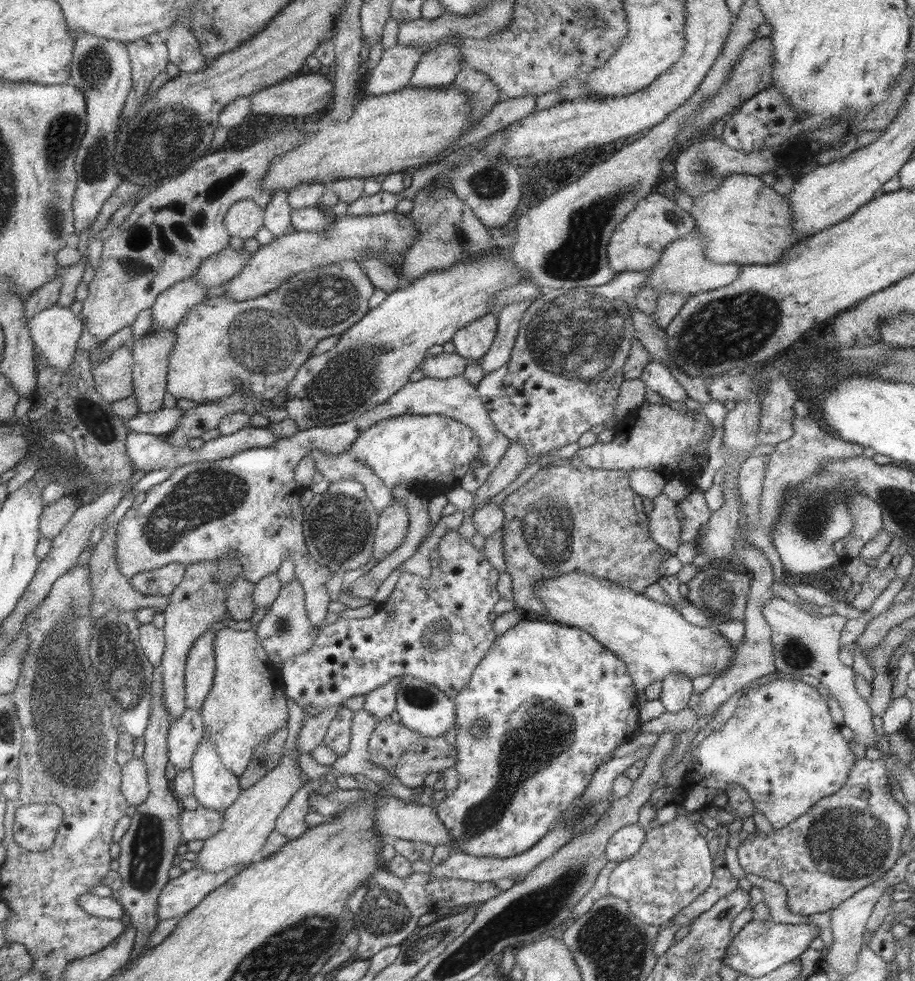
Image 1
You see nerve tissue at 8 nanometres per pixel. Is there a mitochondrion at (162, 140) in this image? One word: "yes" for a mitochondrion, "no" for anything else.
yes

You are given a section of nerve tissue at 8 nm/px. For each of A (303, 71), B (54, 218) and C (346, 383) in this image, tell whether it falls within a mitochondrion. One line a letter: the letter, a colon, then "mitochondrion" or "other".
A: other
B: mitochondrion
C: mitochondrion

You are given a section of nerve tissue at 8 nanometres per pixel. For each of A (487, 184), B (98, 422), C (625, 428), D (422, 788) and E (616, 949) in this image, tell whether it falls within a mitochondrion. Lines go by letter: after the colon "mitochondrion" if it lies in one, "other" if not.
A: mitochondrion
B: mitochondrion
C: other
D: other
E: mitochondrion

